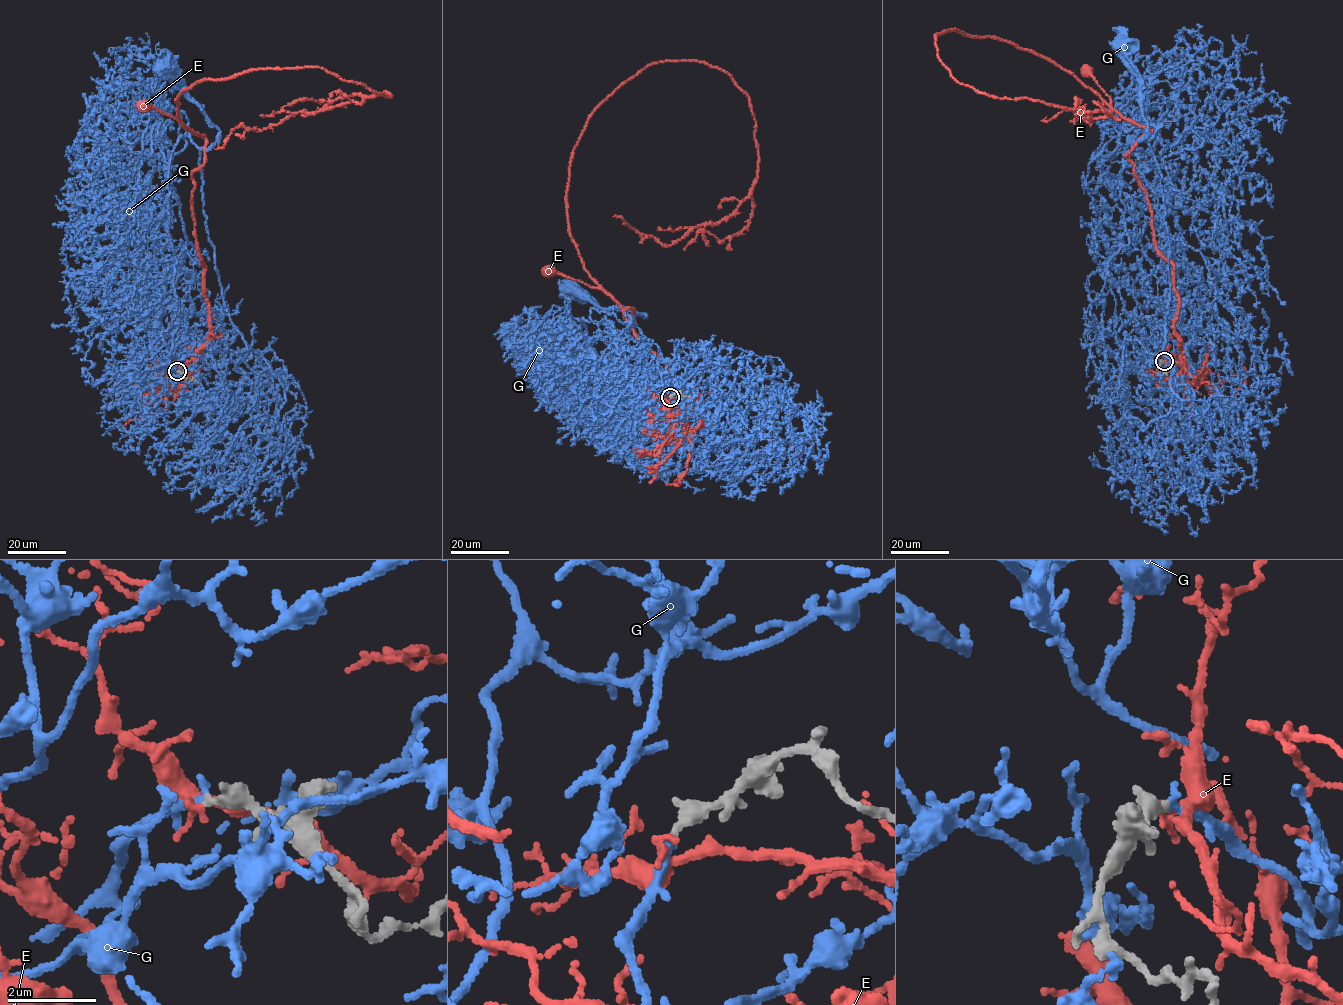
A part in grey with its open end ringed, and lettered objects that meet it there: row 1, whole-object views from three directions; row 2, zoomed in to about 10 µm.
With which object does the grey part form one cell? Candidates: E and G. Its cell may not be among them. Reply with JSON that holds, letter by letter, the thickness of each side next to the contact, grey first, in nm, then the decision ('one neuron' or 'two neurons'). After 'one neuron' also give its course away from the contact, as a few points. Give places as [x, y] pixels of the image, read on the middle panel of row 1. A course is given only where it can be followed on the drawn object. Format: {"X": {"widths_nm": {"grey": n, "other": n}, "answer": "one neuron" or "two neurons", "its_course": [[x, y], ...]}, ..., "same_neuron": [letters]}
{"E": {"widths_nm": {"grey": 340, "other": 140}, "answer": "two neurons"}, "G": {"widths_nm": {"grey": 360, "other": 180}, "answer": "one neuron", "its_course": [[670, 397], [655, 409], [657, 345], [630, 323], [631, 338], [601, 321], [618, 338], [643, 313], [570, 290]]}, "same_neuron": ["G"]}

